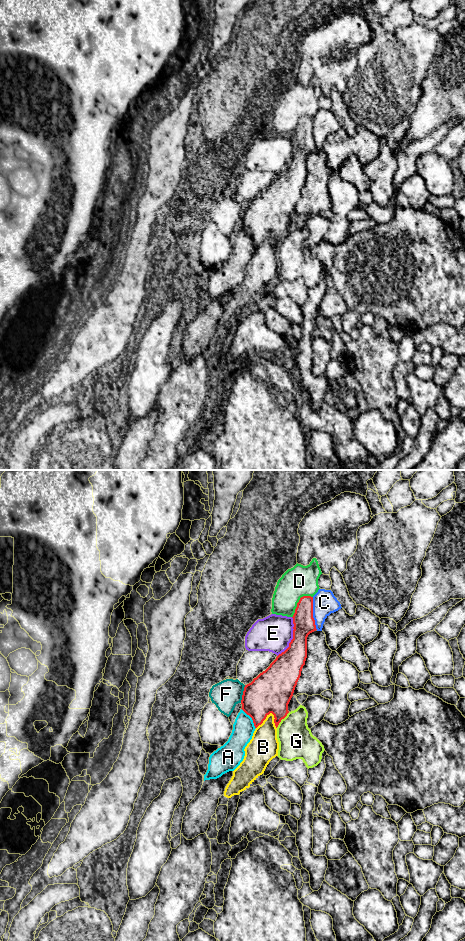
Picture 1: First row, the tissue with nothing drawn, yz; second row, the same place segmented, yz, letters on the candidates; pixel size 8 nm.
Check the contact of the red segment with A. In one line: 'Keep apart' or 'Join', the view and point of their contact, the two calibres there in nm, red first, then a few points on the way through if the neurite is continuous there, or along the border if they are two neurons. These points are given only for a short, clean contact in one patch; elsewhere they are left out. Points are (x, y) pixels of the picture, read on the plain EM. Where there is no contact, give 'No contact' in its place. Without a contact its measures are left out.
Keep apart. Touches red at yz (251, 237). Thickness 320 nm (red) against 180 nm

